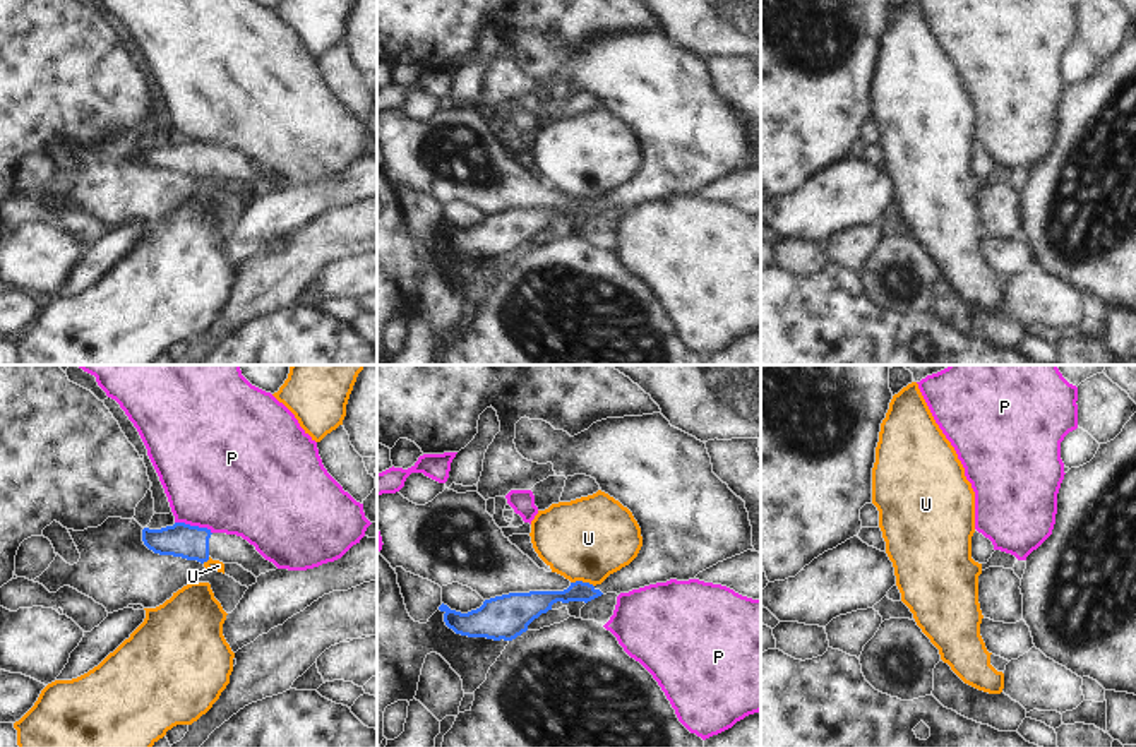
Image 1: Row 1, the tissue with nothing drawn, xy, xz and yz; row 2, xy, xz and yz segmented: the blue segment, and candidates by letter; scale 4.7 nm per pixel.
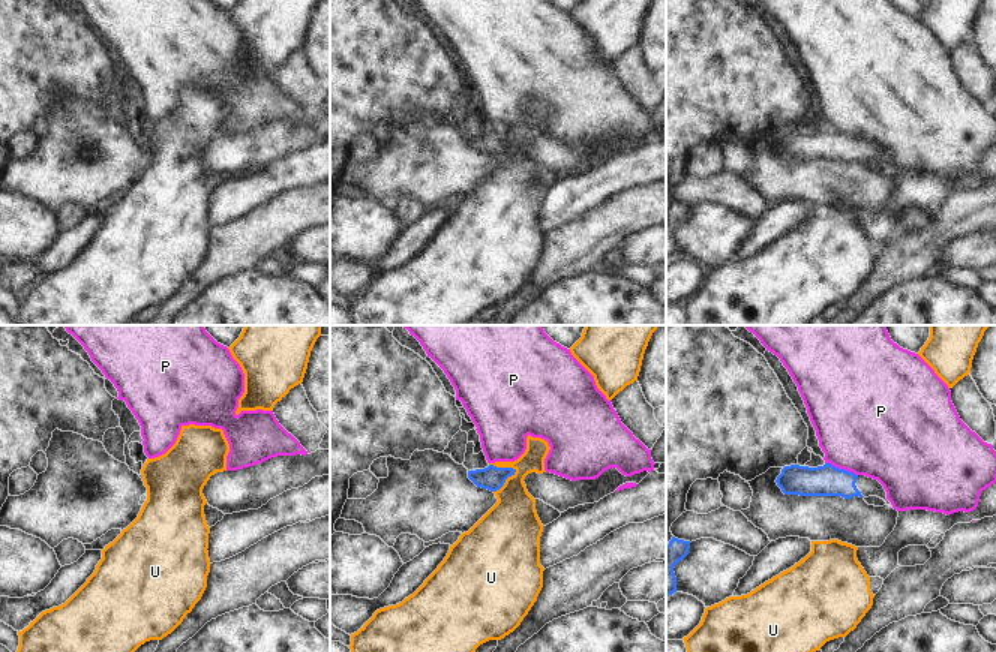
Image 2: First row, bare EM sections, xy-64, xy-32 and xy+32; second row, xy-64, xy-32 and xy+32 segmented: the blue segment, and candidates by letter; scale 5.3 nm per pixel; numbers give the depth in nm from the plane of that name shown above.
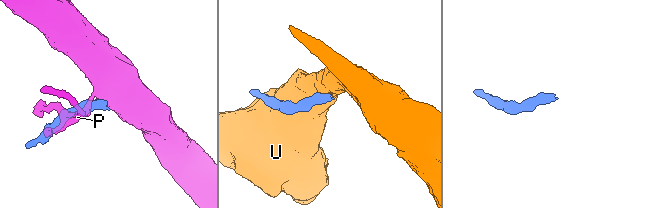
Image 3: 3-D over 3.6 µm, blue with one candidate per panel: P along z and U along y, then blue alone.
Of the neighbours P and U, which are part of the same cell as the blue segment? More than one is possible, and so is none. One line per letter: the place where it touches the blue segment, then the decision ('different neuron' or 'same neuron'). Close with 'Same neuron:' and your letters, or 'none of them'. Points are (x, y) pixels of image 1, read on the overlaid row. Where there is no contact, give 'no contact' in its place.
P: xy (194, 526) | different neuron
U: xz (581, 581) | different neuron
Same neuron: none of them

